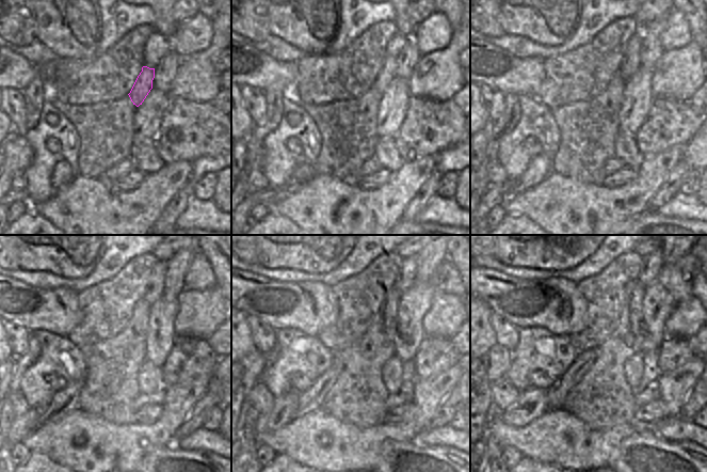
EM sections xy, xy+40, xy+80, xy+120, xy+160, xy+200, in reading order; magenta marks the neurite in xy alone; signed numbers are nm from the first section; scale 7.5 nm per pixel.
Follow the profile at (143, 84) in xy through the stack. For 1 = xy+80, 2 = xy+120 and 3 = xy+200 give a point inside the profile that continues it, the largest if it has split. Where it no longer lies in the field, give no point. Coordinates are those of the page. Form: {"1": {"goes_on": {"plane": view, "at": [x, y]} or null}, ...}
{"1": {"goes_on": {"plane": "xy+80", "at": [630, 64]}}, "2": {"goes_on": {"plane": "xy+120", "at": [155, 286]}}, "3": {"goes_on": {"plane": "xy+200", "at": [651, 264]}}}

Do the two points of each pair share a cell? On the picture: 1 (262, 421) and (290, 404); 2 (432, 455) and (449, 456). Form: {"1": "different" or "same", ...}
{"1": "same", "2": "same"}

